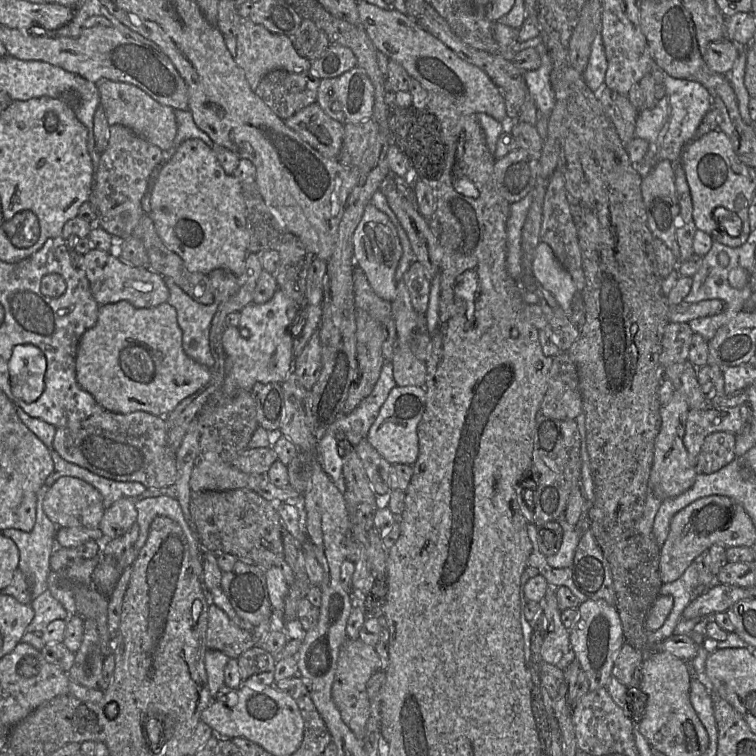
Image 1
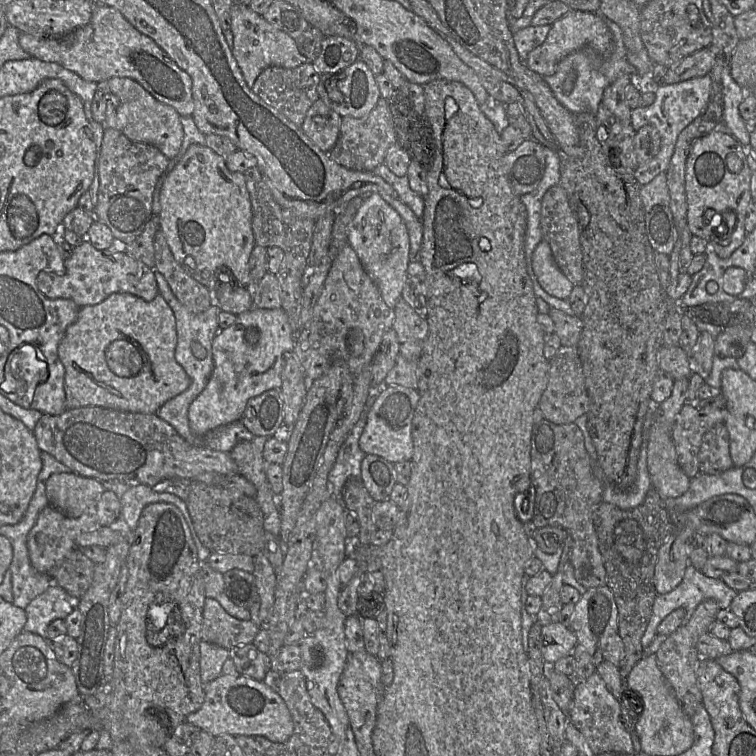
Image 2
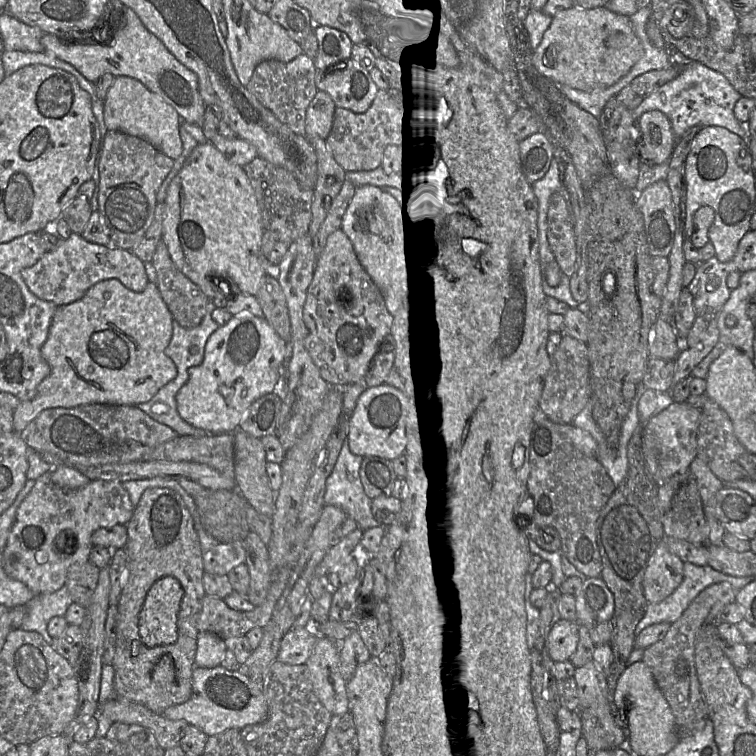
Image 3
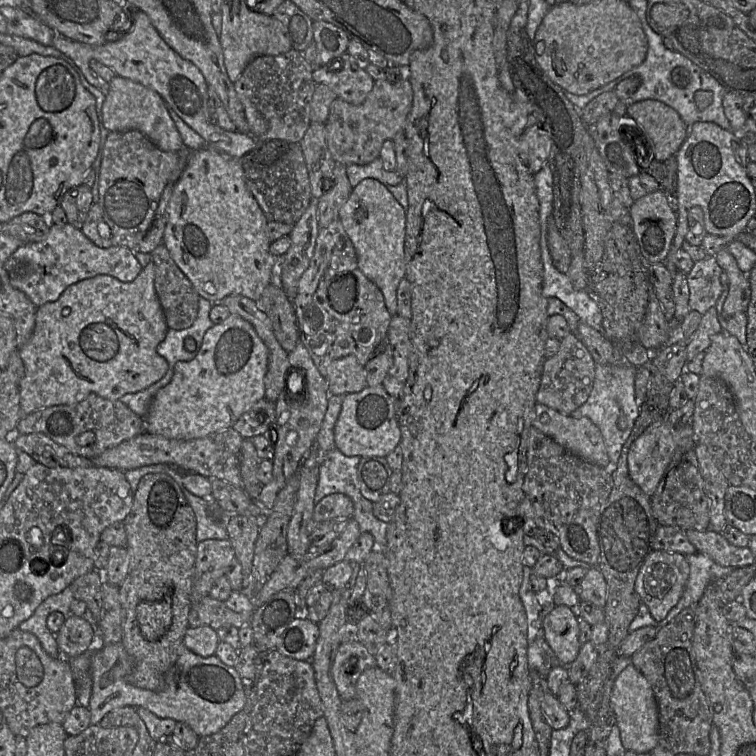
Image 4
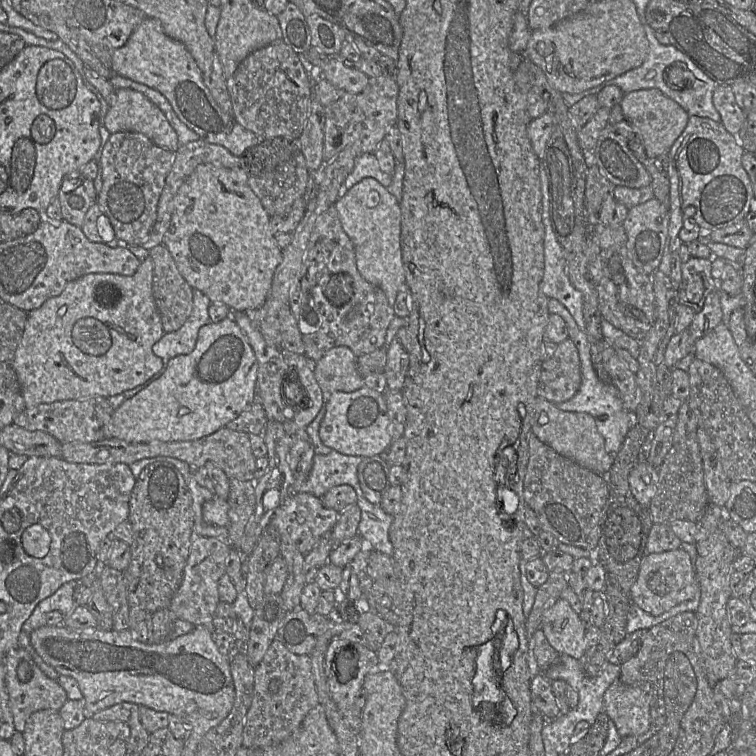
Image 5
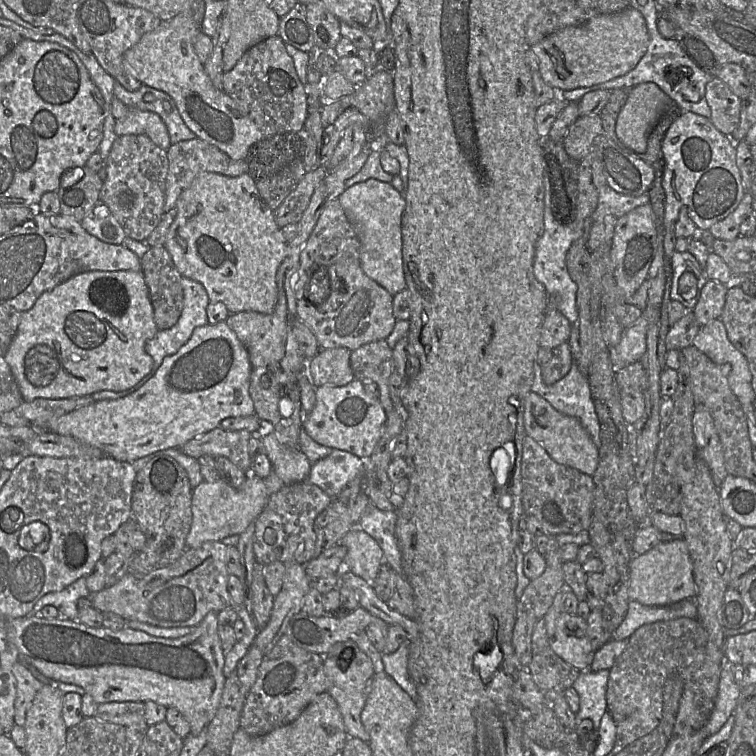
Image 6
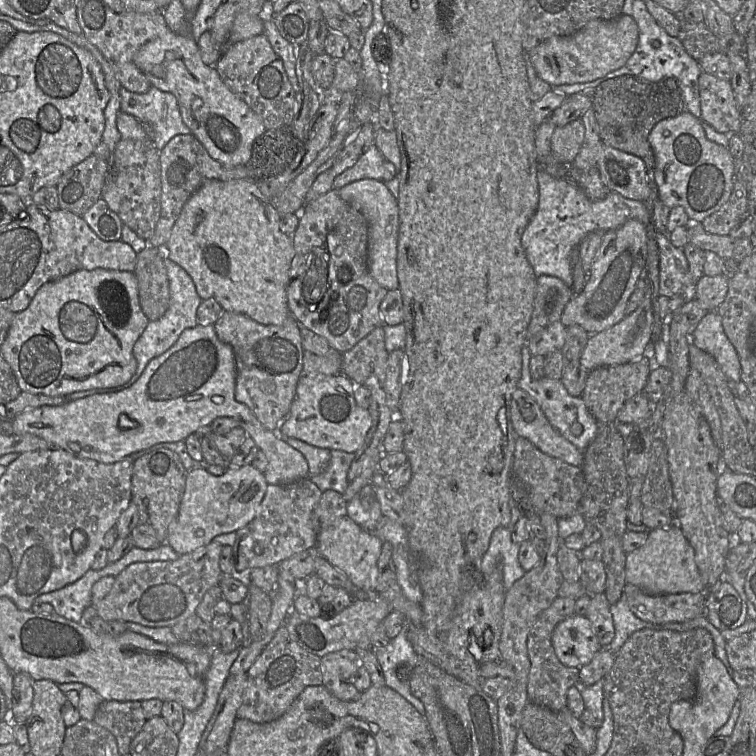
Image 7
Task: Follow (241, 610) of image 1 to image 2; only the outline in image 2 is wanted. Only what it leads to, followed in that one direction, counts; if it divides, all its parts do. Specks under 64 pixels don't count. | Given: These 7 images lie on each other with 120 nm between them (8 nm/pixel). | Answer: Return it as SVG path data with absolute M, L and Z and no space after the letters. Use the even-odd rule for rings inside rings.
M232 569L223 574L225 594L237 606L250 609L257 600L256 579L252 573Z

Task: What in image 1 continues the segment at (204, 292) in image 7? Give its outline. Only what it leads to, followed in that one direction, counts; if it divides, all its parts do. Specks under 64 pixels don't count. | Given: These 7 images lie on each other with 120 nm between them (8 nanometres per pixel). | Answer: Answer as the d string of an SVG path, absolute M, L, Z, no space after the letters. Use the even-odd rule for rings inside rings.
M191 138L181 143L179 147L174 145L163 151L163 158L160 164L151 174L149 188L152 190L150 218L153 220L155 229L165 246L176 253L191 272L199 272L208 275L212 270L222 268L239 276L243 269L247 255L249 254L249 232L246 223L246 205L242 194L242 183L234 176L227 174L219 163L213 149L199 138Z

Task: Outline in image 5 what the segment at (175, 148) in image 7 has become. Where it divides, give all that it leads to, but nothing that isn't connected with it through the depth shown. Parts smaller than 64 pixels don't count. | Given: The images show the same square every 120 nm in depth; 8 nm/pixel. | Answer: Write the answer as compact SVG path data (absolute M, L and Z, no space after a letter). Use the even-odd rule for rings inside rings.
M199 139L193 142L189 142L186 145L180 146L175 152L175 159L169 172L166 184L161 194L159 204L158 204L158 213L157 221L153 230L151 231L149 238L142 245L147 250L151 250L153 247L163 244L164 236L166 231L170 226L170 221L172 217L172 202L184 181L189 177L189 175L197 168L197 166L206 163L214 163L221 165L225 168L245 168L244 161L242 156L235 156L227 148L219 144L213 144L207 142L203 139Z

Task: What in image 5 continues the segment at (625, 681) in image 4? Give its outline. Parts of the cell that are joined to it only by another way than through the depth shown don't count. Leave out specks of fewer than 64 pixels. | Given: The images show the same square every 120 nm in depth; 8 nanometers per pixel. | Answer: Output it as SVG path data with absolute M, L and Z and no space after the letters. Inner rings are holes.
M616 679L604 694L604 712L614 722L621 737L644 734L650 727L647 695L620 679Z

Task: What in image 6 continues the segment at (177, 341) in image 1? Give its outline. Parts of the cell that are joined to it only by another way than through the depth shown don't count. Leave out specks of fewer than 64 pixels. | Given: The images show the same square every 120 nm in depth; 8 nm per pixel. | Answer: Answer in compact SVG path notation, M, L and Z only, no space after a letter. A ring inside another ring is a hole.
M89 271L79 273L45 291L33 307L22 313L17 332L4 354L23 400L64 399L135 386L153 368L145 344L158 332L143 272Z

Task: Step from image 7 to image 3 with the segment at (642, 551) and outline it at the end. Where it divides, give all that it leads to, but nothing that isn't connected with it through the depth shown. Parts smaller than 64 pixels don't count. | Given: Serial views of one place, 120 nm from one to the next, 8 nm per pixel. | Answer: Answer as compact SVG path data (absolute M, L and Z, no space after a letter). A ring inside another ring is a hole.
M666 541L660 542L649 561L643 578L648 603L660 603L670 596L684 579L684 562L671 553Z

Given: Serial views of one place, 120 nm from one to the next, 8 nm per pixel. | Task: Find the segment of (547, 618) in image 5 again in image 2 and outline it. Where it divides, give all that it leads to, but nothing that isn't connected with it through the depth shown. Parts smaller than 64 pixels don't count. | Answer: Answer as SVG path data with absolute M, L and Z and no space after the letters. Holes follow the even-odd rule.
M560 622L542 626L541 652L548 665L572 655L576 645L577 638L571 628Z

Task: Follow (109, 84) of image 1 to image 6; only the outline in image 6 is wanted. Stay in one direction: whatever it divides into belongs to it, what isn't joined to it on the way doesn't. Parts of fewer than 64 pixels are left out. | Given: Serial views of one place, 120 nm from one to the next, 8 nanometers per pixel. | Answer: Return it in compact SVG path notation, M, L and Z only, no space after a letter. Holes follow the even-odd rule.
M128 109L127 114L118 119L115 124L117 136L127 134L145 134L164 150L172 145L167 126L163 119L155 112Z

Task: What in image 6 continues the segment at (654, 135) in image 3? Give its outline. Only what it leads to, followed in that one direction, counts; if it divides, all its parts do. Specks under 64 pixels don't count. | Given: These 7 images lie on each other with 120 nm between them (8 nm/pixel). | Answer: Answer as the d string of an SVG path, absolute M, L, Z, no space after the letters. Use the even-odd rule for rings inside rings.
M654 83L632 87L616 122L619 144L636 154L645 153L650 132L668 111L678 110L672 99Z

